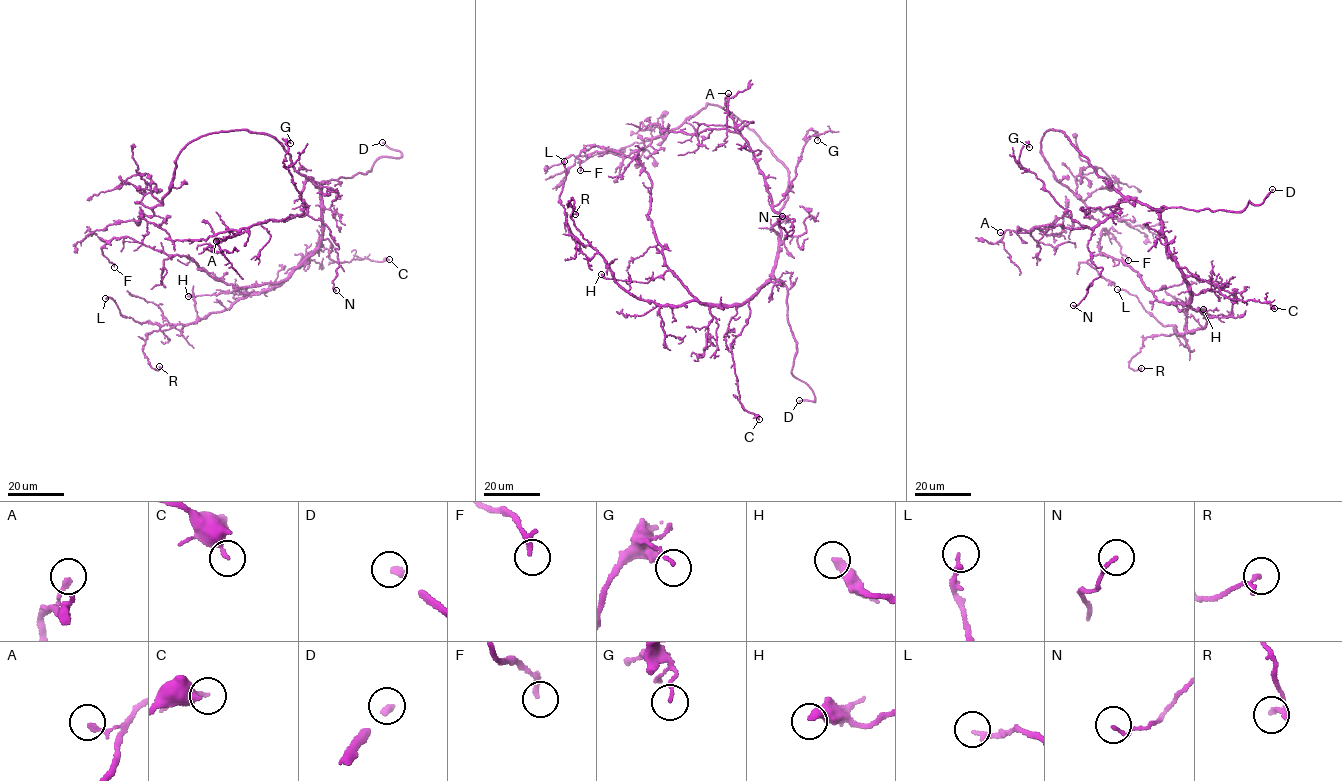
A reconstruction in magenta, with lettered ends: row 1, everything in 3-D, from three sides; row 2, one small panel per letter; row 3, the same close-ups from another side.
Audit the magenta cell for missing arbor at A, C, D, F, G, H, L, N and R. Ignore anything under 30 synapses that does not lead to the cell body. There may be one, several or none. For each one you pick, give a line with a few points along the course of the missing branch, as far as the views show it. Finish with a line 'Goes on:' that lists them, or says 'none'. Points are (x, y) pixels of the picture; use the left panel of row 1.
D: Course of what is missing: (382, 142), (377, 138), (361, 136), (360, 152), (368, 158), (366, 160)
Goes on: D

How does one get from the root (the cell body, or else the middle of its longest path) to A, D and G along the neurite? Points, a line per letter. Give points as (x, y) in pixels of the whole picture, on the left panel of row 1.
A: (309, 180), (305, 180), (300, 195), (307, 206), (304, 215), (254, 224), (231, 237), (214, 238), (216, 241)
D: (309, 180), (319, 186), (341, 177), (366, 173), (381, 157), (401, 156), (400, 152), (382, 142)
G: (309, 180), (305, 180), (300, 195), (307, 209), (300, 216), (304, 202), (283, 162), (286, 142), (290, 143)

